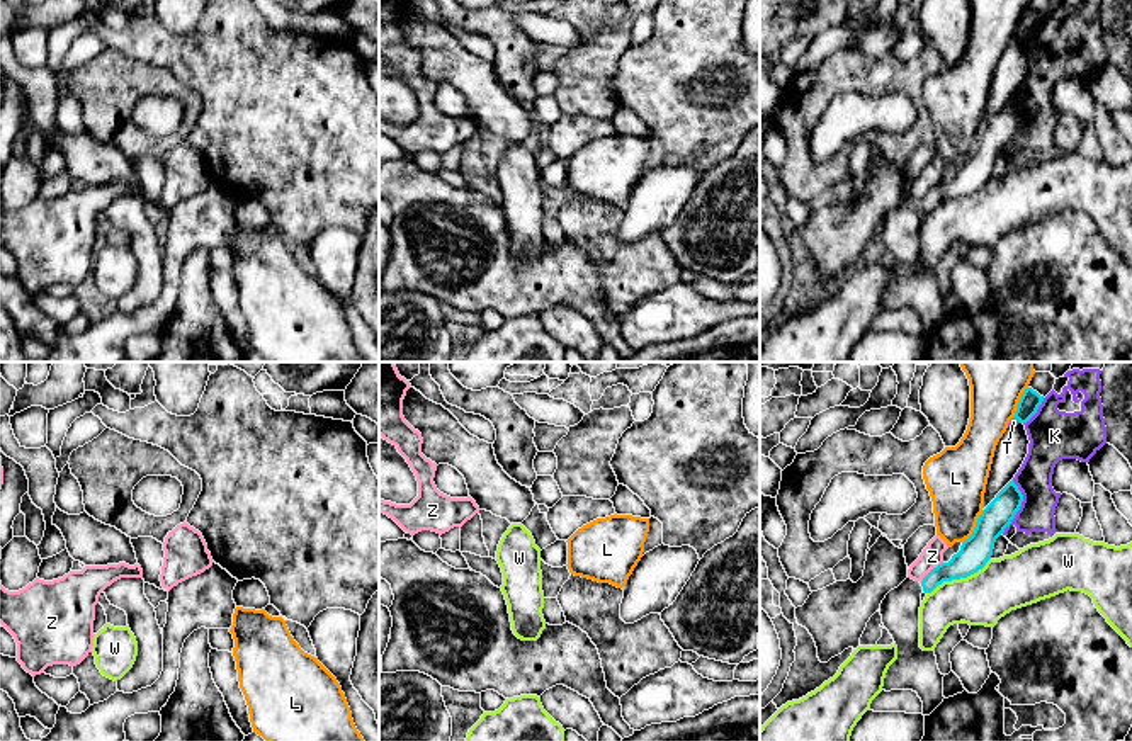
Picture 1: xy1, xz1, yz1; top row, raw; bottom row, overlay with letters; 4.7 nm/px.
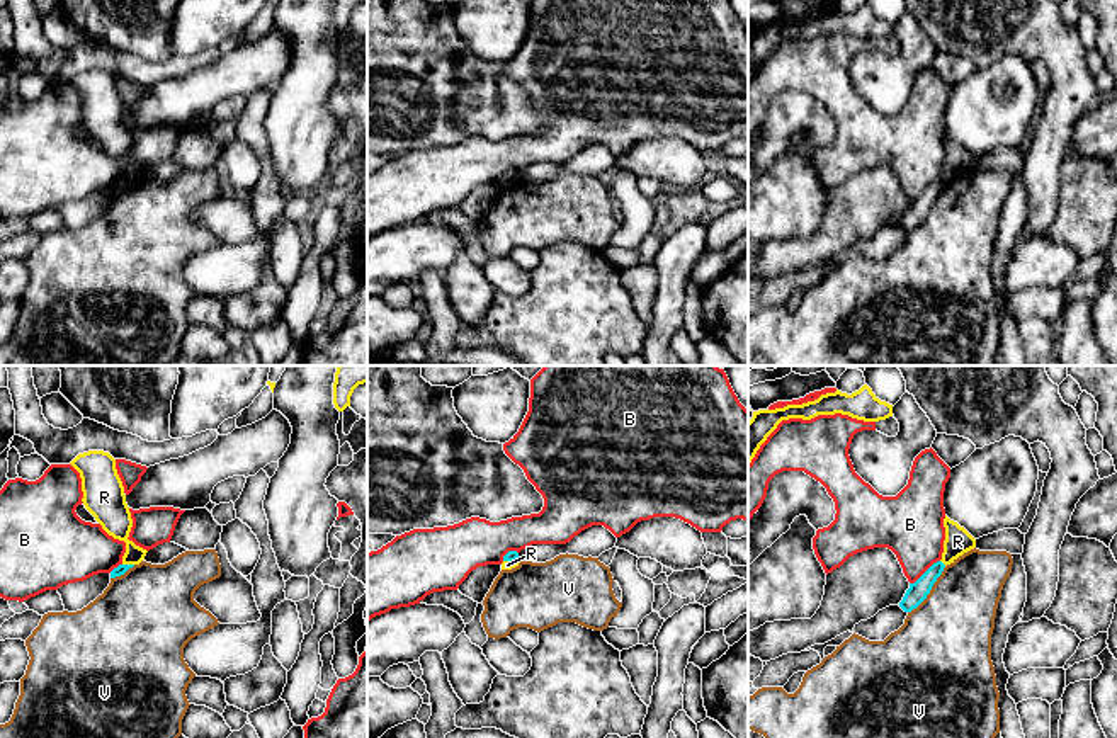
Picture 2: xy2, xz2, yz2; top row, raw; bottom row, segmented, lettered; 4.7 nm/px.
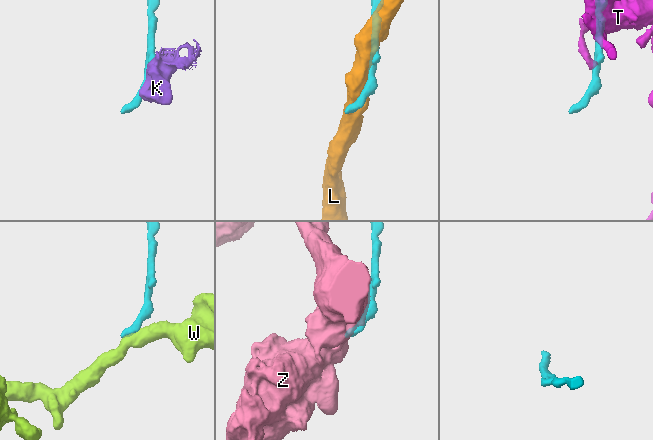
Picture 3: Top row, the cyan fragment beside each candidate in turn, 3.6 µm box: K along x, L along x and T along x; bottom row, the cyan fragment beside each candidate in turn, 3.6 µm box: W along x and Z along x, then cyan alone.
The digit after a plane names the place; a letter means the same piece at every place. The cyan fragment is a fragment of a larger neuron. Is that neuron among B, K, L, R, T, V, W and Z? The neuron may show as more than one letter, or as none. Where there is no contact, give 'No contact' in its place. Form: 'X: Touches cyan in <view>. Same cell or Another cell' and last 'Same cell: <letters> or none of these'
B: Touches cyan in yz2. Another cell
K: Touches cyan in yz1. Another cell
L: Touches cyan in yz1. Another cell
R: Touches cyan in xy2. Another cell
T: Touches cyan in yz1. Another cell
V: Touches cyan in yz2. Another cell
W: Touches cyan in yz1. Another cell
Z: Touches cyan in yz1. Another cell
Same cell: none of these

